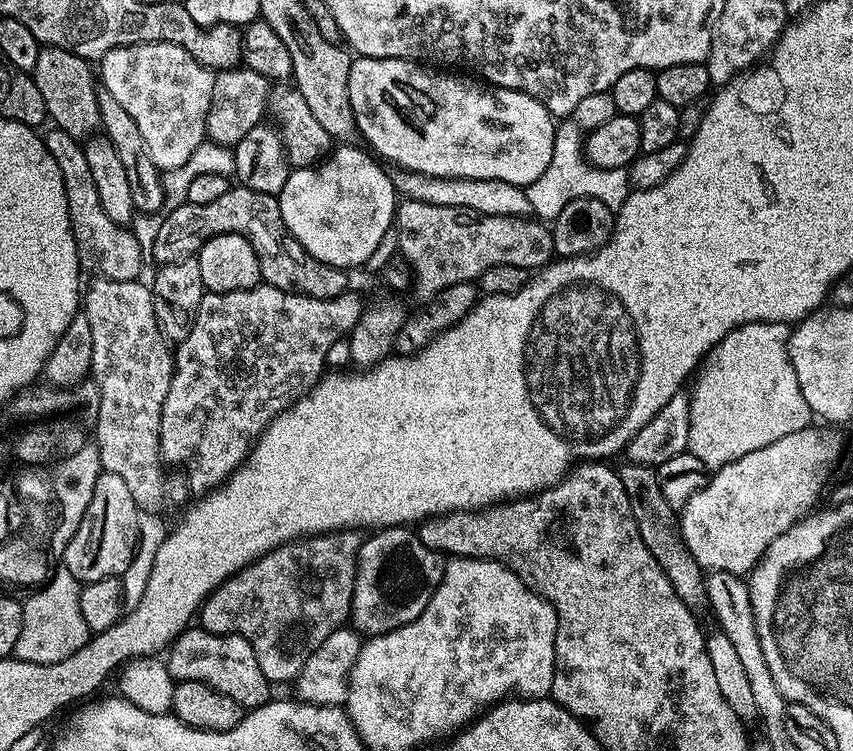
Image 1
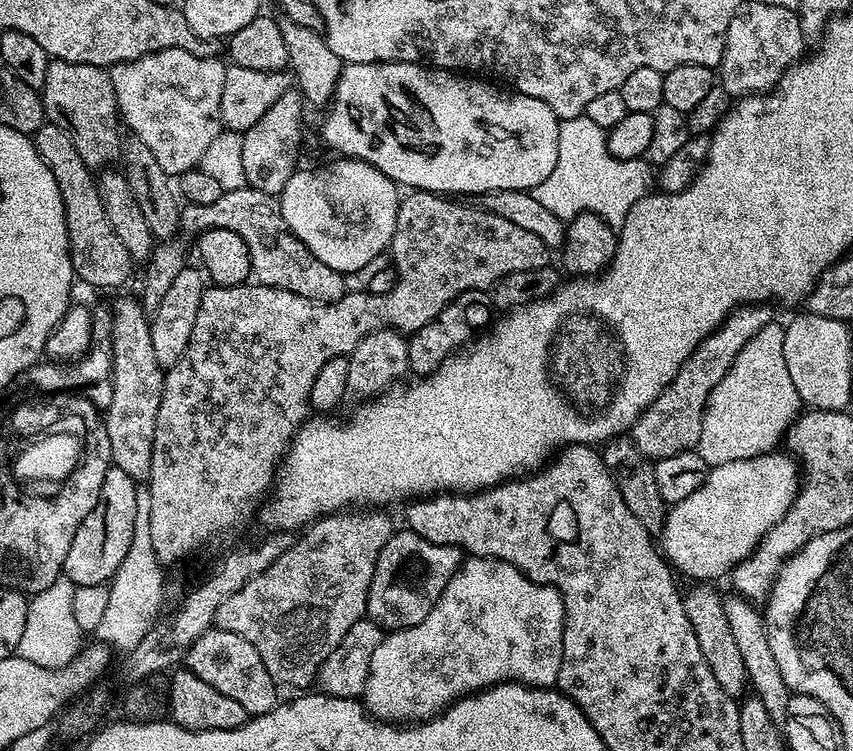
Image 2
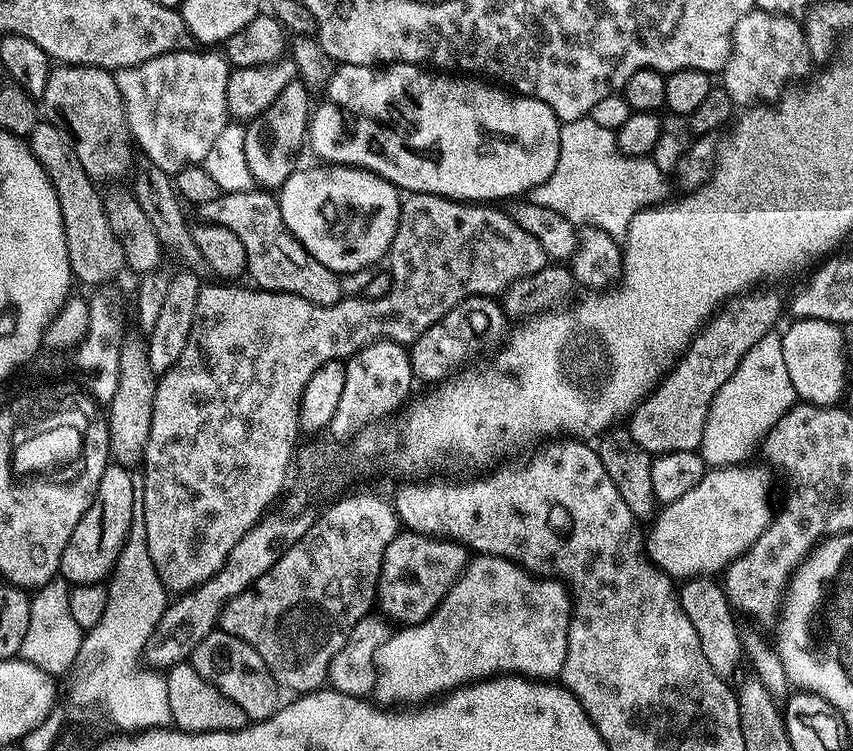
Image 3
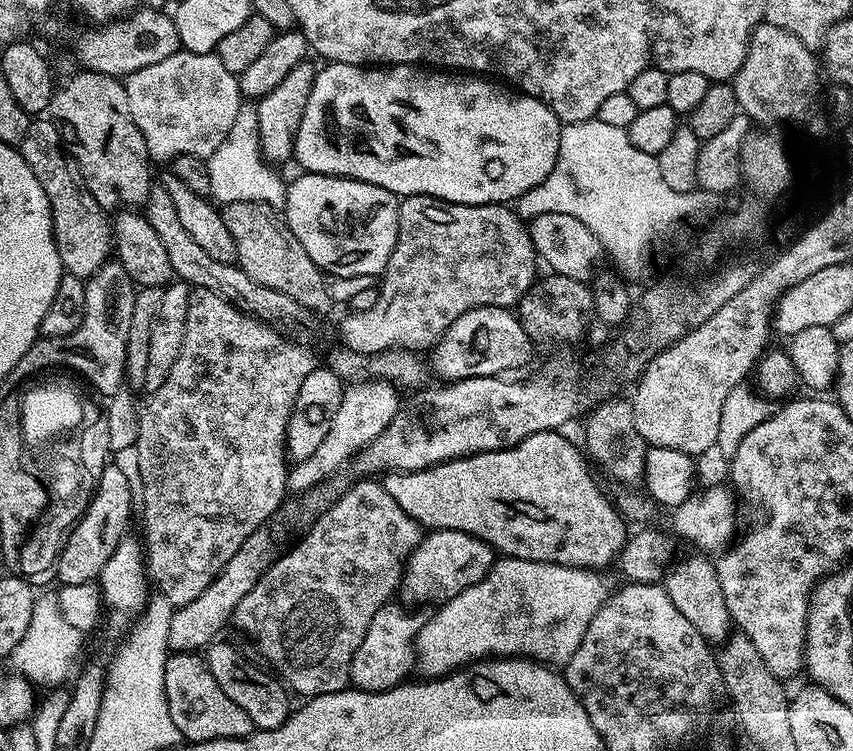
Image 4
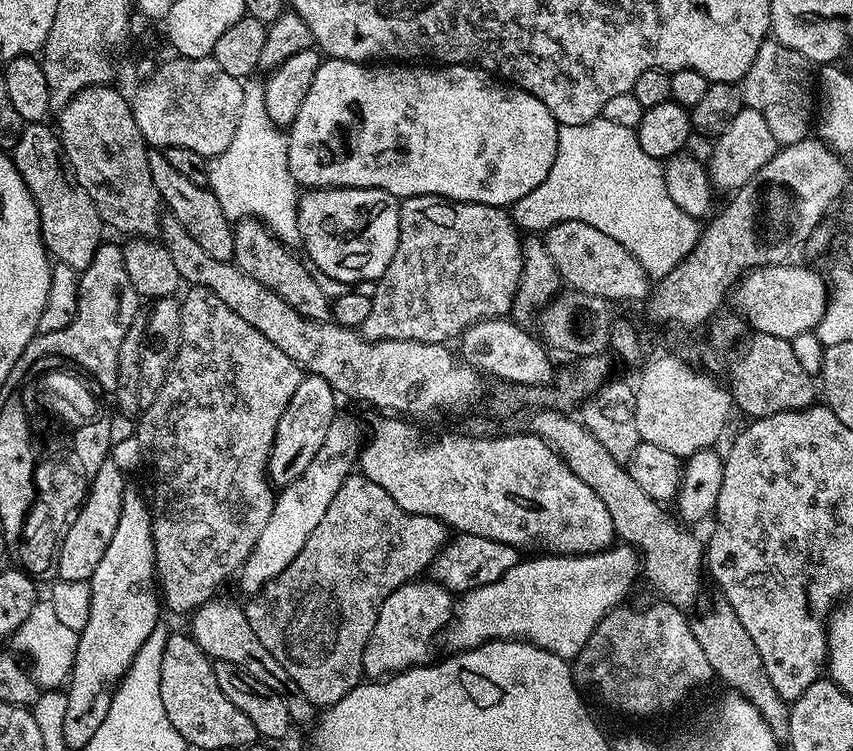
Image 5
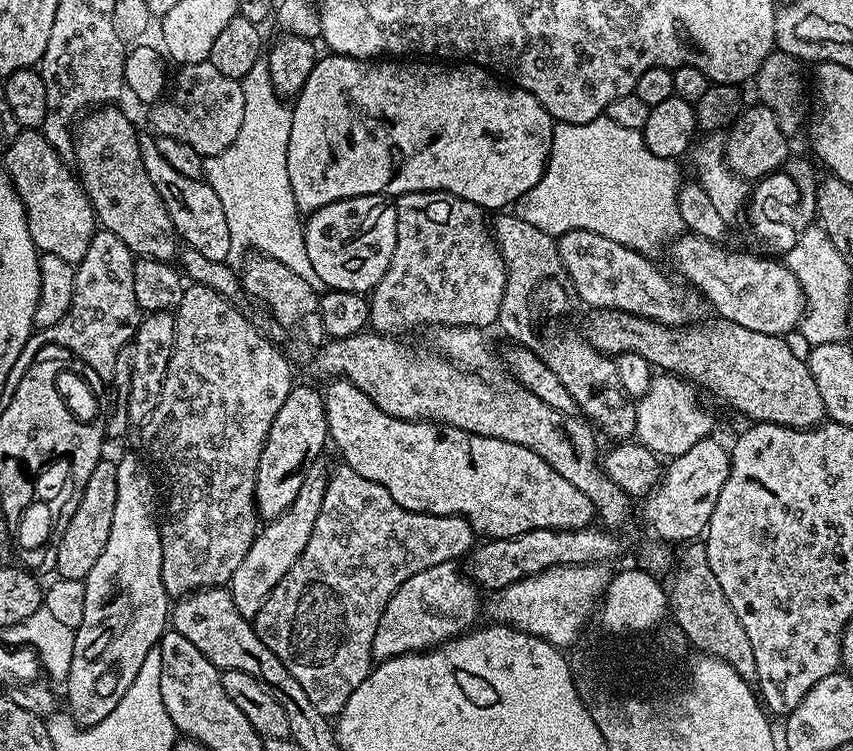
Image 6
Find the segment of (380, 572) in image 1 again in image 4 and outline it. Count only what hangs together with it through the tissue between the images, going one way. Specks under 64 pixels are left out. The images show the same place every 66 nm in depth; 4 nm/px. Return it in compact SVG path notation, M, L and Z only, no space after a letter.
M441 528L429 531L404 563L404 572L400 575L398 587L398 596L401 596L399 599L405 605L420 606L416 604L435 605L437 602L454 598L462 594L466 586L474 586L474 582L483 578L497 559L494 549L474 538L474 534Z

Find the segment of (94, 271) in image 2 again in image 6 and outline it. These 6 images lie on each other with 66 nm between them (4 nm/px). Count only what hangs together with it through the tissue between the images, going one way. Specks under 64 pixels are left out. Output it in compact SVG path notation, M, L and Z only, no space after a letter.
M26 128L20 131L3 149L2 166L8 171L8 177L12 179L12 184L16 187L16 193L20 196L22 206L26 210L26 222L30 226L30 238L34 238L34 246L37 252L55 254L57 258L63 258L65 262L70 262L74 266L86 258L86 250L90 250L90 242L98 231L98 221L96 212L92 208L92 203L88 200L88 195L84 193L84 185L80 183L77 175L67 168L65 157L60 156L46 142L43 131L35 128Z

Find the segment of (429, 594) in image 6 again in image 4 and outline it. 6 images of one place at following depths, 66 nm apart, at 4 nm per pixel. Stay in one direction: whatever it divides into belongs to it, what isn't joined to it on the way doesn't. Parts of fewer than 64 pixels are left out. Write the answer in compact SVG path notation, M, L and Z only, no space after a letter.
M389 602L382 605L378 614L374 614L366 636L354 650L354 658L350 658L348 679L351 687L360 688L363 692L384 692L387 688L395 688L407 677L404 675L408 671L413 671L416 662L416 635L425 622L425 617L416 612L419 611L405 610L399 603Z

